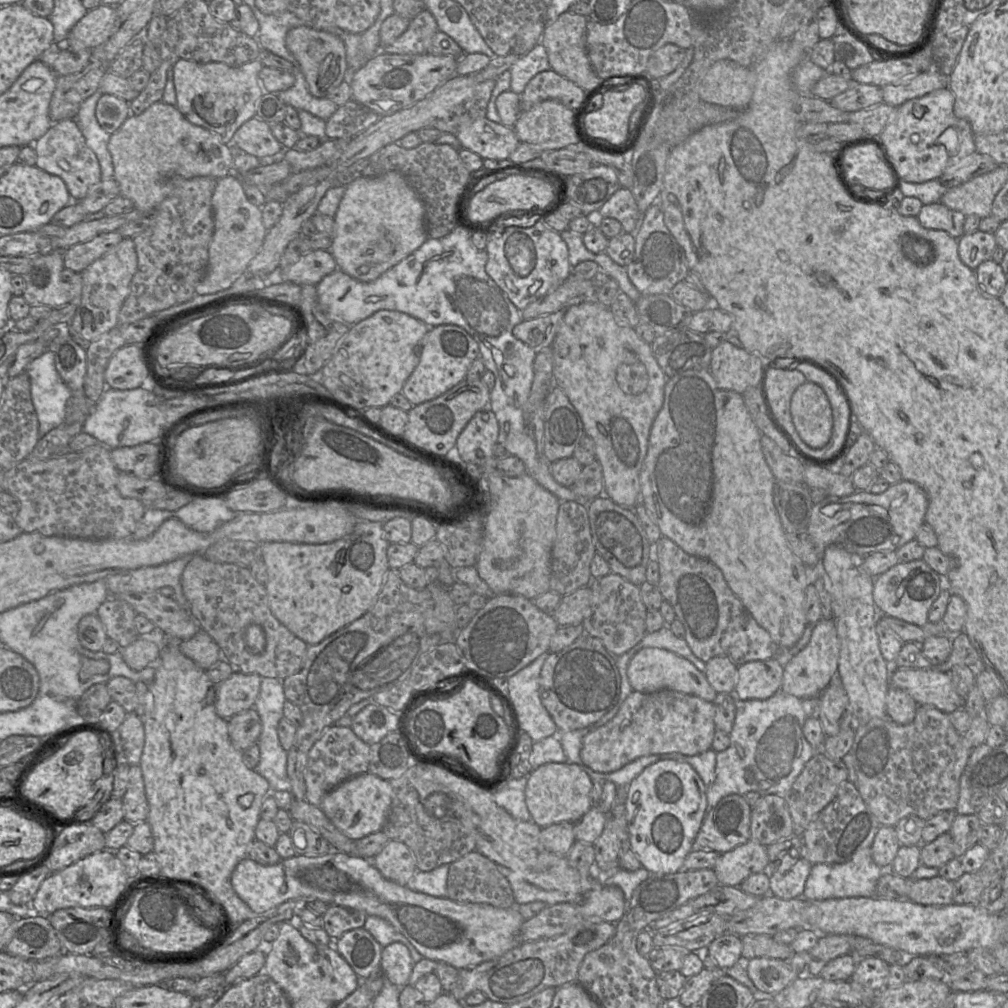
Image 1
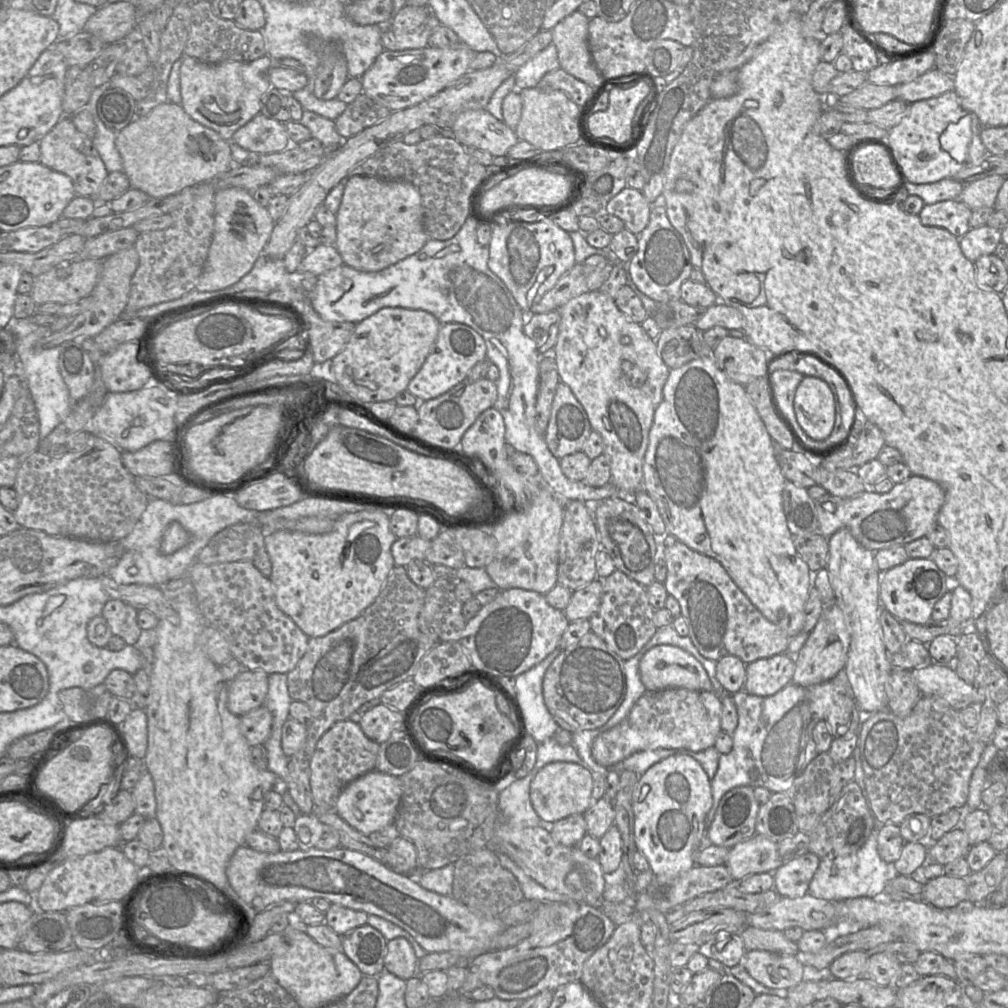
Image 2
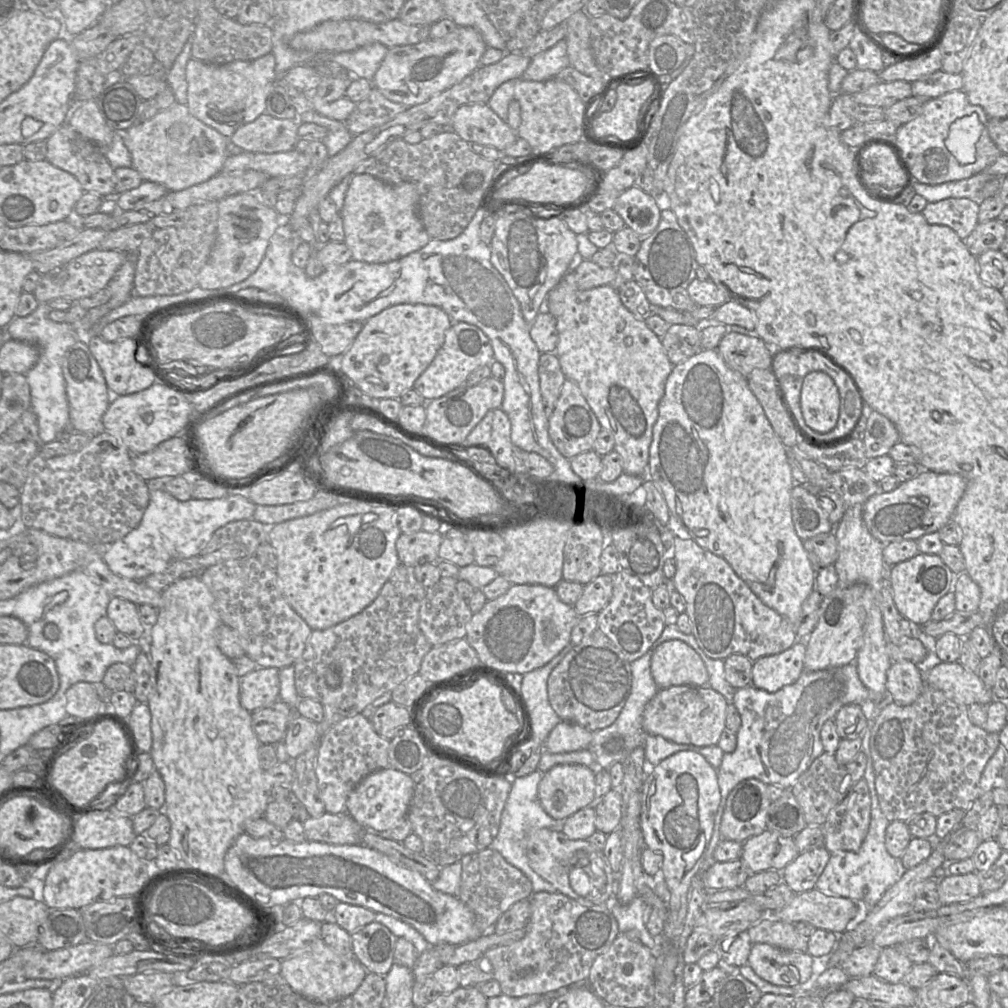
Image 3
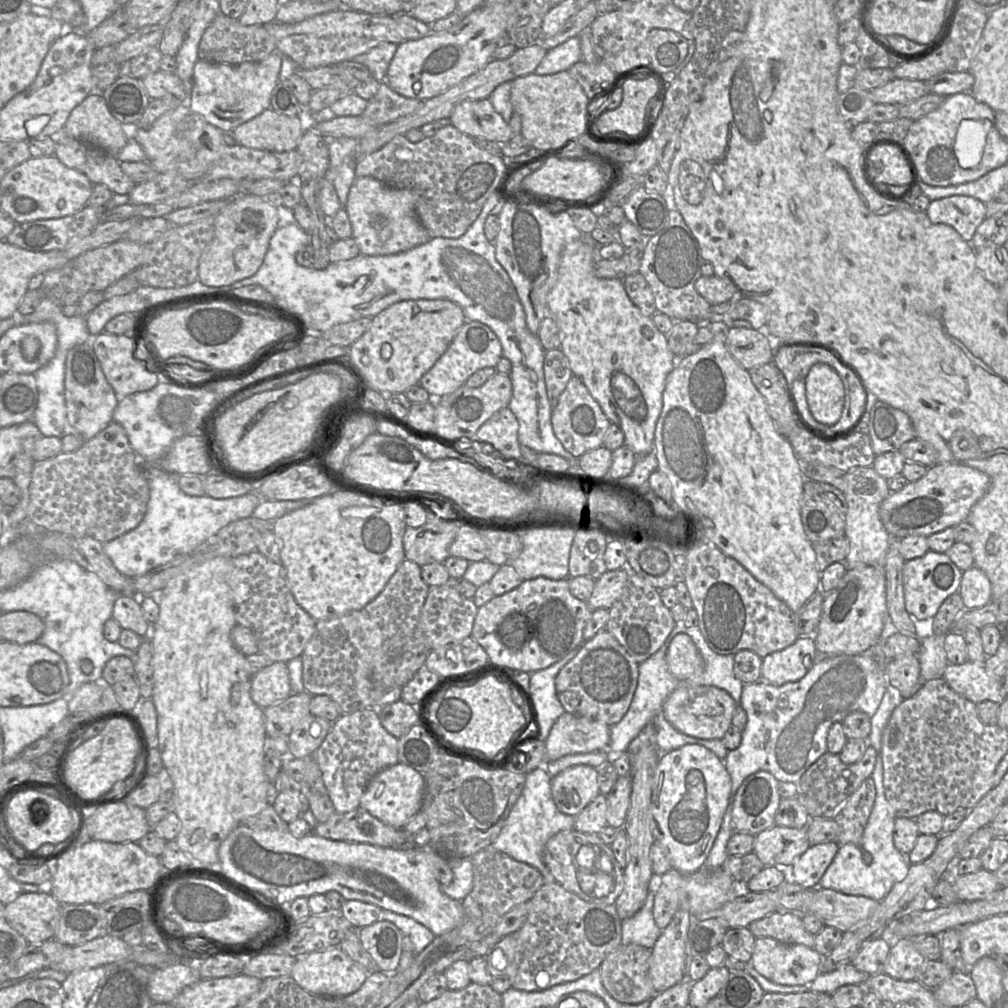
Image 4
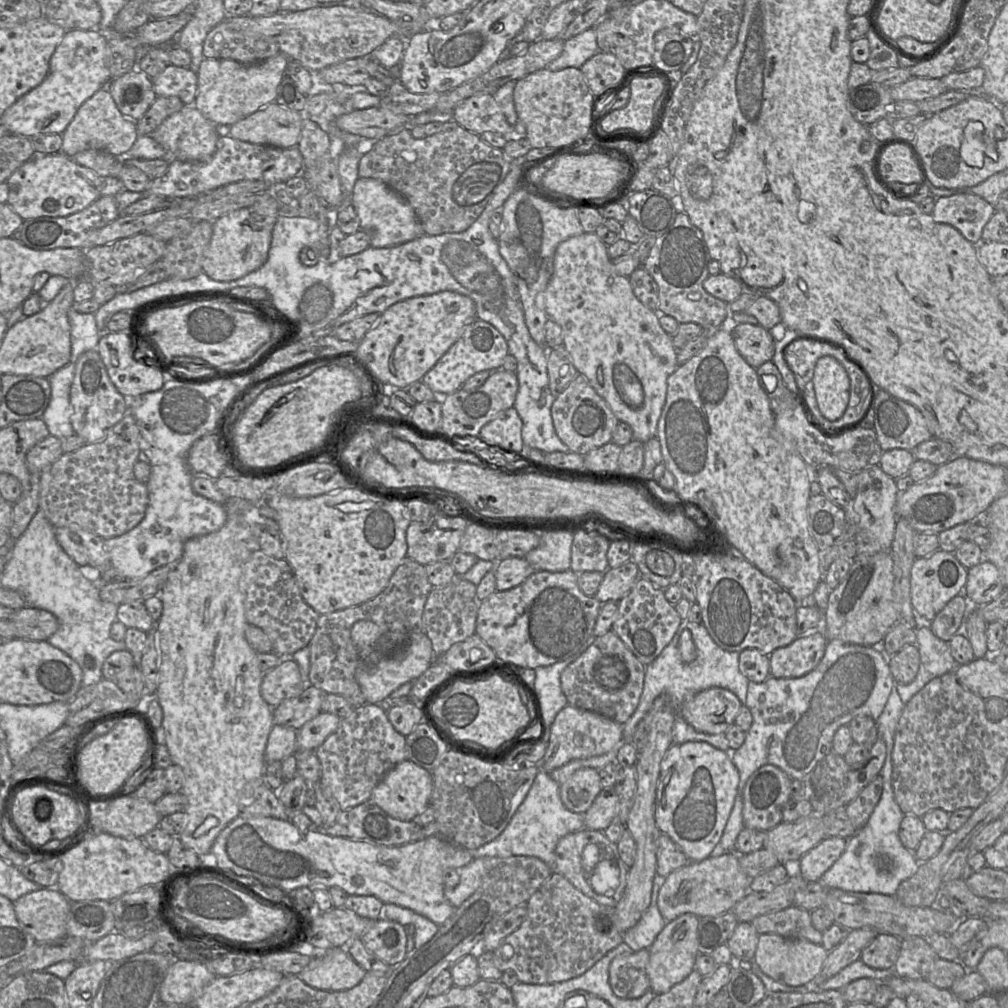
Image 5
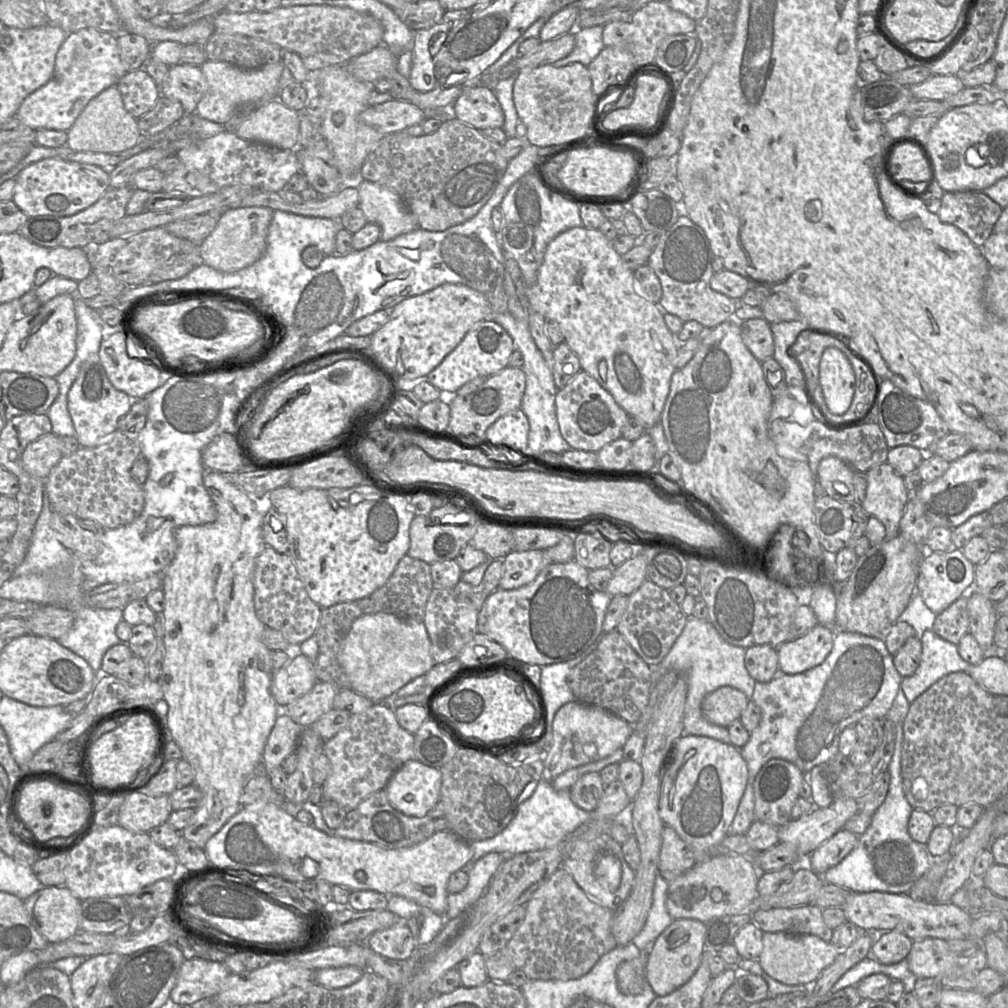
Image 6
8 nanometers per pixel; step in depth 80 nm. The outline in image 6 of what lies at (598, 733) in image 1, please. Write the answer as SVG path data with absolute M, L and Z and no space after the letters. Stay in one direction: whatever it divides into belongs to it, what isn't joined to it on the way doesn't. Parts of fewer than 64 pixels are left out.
M721 687L708 694L702 701L704 718L711 724L728 728L739 720L750 699L733 687Z

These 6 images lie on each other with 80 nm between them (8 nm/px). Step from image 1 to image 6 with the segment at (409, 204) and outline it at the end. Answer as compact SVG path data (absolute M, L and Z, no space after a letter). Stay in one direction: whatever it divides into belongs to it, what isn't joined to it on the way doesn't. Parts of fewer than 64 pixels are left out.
M358 177L356 187L359 194L359 208L363 211L368 223L376 223L381 229L380 241L389 241L399 235L419 228L416 217L408 209L404 200L393 190L380 184Z

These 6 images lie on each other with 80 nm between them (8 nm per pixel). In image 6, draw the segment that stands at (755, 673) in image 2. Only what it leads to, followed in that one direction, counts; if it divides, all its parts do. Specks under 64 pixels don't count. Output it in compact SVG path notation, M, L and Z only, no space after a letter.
M818 624L802 637L788 640L778 648L779 674L792 675L810 670L832 651L835 629Z

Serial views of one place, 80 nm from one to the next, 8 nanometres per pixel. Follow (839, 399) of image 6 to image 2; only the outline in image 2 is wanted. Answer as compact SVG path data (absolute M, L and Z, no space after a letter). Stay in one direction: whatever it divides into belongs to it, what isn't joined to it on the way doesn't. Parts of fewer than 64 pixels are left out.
M805 376L794 397L797 421L813 440L827 439L835 425L836 404L829 384L819 376Z

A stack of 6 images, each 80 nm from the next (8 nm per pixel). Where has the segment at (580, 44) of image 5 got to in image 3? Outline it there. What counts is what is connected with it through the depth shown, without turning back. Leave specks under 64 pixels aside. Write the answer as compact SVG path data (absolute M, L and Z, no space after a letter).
M565 39L550 49L535 55L522 75L529 81L545 81L554 78L559 72L570 65Z

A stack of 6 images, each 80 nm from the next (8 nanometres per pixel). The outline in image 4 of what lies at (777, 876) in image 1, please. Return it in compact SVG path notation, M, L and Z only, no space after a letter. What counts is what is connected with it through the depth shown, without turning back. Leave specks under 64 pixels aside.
M825 842L810 846L789 868L790 879L804 888L814 889L833 861L840 846Z

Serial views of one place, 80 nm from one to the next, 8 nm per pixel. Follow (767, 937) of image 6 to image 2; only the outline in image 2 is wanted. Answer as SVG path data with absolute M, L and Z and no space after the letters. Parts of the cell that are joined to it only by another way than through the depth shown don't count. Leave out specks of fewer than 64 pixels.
M752 950L743 964L756 981L769 988L788 990L804 979L805 966L795 955Z

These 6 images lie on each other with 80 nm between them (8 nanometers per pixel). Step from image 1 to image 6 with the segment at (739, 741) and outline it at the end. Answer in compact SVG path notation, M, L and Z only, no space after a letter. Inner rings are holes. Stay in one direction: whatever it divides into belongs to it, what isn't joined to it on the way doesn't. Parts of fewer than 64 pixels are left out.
M835 630L834 643L832 651L827 658L820 665L807 670L802 673L784 675L778 674L774 679L767 683L756 682L754 692L751 701L754 702L761 710L762 719L758 727L750 733L750 738L747 744L740 749L740 753L745 760L748 767L748 780L755 781L760 769L771 759L783 759L795 764L806 775L816 766L822 766L832 758L834 758L839 752L839 740L842 731L851 725L854 725L860 719L864 717L871 717L875 719L883 719L891 708L893 701L901 689L900 683L902 676L896 670L893 663L893 655L891 655L886 647L884 640L881 637L865 636L857 633L850 633L841 630ZM763 743L770 744L770 750L766 755L762 755L760 752L760 746Z

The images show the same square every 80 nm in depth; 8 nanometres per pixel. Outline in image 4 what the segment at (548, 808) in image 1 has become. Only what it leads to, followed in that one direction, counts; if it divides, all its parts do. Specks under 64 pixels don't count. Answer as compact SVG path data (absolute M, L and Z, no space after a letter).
M588 765L568 767L552 777L551 793L560 812L576 817L600 793L598 770Z

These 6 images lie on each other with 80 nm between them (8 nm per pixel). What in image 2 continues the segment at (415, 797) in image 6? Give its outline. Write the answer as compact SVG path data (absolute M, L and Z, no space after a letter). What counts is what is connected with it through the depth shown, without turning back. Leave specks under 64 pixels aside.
M376 769L365 773L342 789L334 808L336 813L351 827L365 835L394 824L402 796L399 777Z

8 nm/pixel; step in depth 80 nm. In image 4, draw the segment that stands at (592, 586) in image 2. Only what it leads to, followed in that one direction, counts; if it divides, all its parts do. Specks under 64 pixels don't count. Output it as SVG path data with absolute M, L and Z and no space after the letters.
M627 567L617 570L607 570L601 575L594 585L590 597L586 600L592 610L599 608L609 609L618 600L626 586L629 569Z

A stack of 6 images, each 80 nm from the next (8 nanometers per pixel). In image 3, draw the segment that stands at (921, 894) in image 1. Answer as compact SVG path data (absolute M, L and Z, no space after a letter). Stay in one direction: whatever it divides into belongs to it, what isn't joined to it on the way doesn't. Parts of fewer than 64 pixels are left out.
M978 874L945 875L938 880L941 905L968 902L982 894Z

